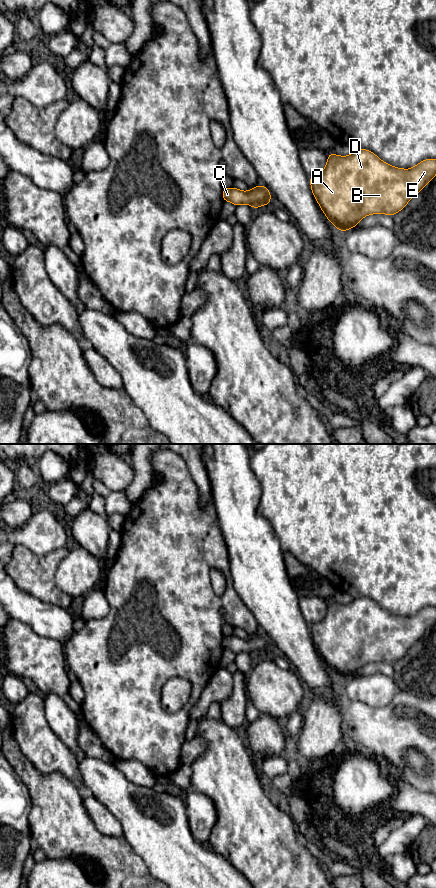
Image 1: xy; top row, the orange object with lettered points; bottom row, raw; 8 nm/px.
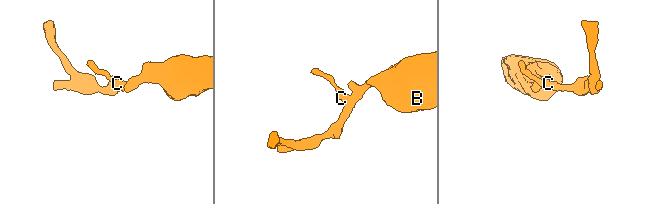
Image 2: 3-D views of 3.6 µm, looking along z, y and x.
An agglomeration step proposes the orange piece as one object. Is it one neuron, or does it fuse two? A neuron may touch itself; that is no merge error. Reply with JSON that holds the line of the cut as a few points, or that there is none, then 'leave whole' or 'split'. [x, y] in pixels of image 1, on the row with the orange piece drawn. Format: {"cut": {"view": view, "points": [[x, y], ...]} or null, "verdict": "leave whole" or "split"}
{"cut": null, "verdict": "leave whole"}

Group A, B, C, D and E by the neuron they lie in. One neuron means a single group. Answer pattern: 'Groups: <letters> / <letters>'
Groups: A B C D E

